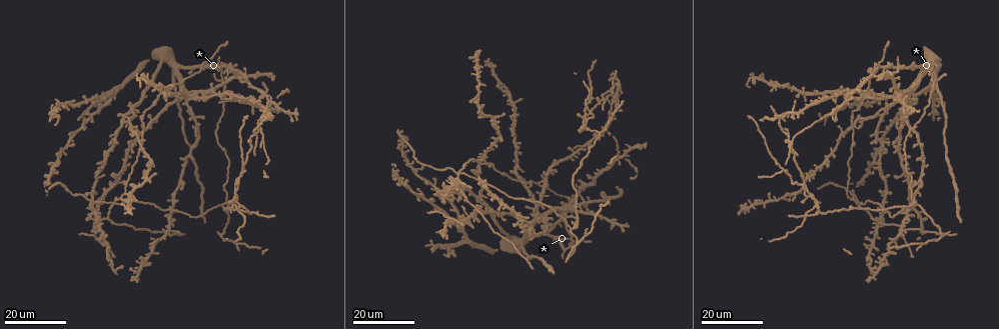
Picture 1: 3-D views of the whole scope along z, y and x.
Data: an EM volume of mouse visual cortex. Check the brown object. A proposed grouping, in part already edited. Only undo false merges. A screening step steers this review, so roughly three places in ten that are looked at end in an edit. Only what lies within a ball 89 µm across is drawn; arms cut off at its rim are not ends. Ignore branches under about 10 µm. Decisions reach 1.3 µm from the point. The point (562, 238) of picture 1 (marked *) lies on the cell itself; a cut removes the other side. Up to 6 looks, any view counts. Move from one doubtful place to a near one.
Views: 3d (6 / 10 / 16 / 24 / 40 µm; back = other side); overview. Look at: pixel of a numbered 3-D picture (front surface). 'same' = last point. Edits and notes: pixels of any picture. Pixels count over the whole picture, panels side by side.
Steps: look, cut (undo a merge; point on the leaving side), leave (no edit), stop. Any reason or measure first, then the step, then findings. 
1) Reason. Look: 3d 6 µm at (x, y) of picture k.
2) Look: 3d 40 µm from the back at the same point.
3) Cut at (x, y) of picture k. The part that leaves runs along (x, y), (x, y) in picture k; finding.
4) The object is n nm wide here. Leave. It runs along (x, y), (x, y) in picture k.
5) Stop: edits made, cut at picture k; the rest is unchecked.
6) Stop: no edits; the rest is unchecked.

Small branch off a trunk. Look: 3d 24 µm at (515, 181) of picture 1.

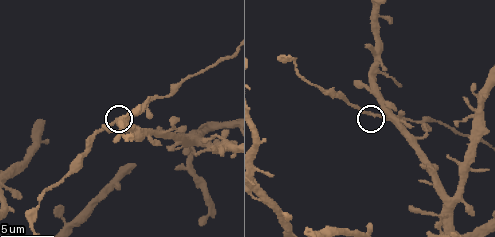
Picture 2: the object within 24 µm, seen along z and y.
Look: 3d 10 µm at (373, 115) of picture 2.

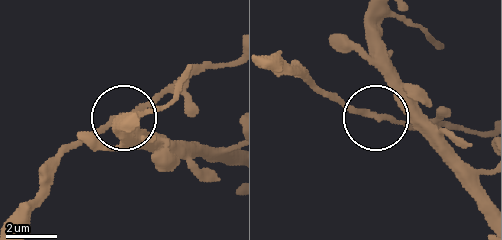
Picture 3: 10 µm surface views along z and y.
The object is 180 nm wide here. Leave. Continuous, no second cell.

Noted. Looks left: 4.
Three arms meet. Look: 3d 24 µm at (249, 214) of picture 1.

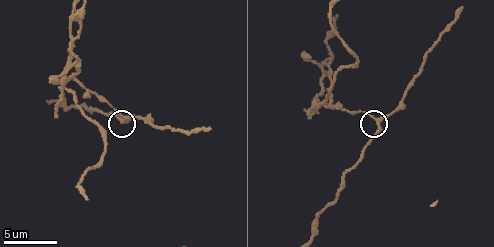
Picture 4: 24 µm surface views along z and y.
Look: 3d 6 µm at (381, 121) of picture 4.

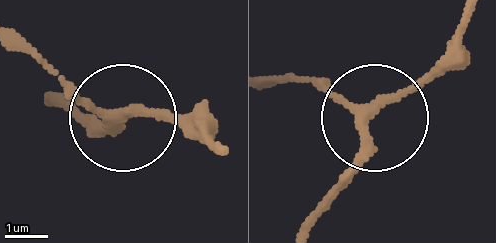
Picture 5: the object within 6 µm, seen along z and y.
The object is 230 nm wide here. Leave. One cell here.

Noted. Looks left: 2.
Looks like a crossing. Look: 3d 16 µm at (325, 107) of picture 4.

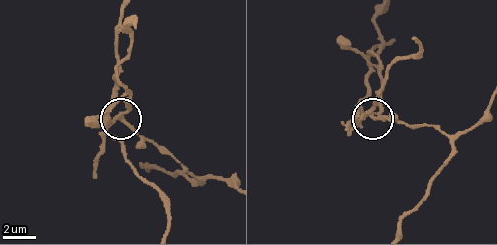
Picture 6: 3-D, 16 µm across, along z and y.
Cut at (105, 138) of picture 6. A second cell is stuck on.

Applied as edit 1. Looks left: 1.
Stop: edits made, cut at picture 6; the rest is unchecked.

